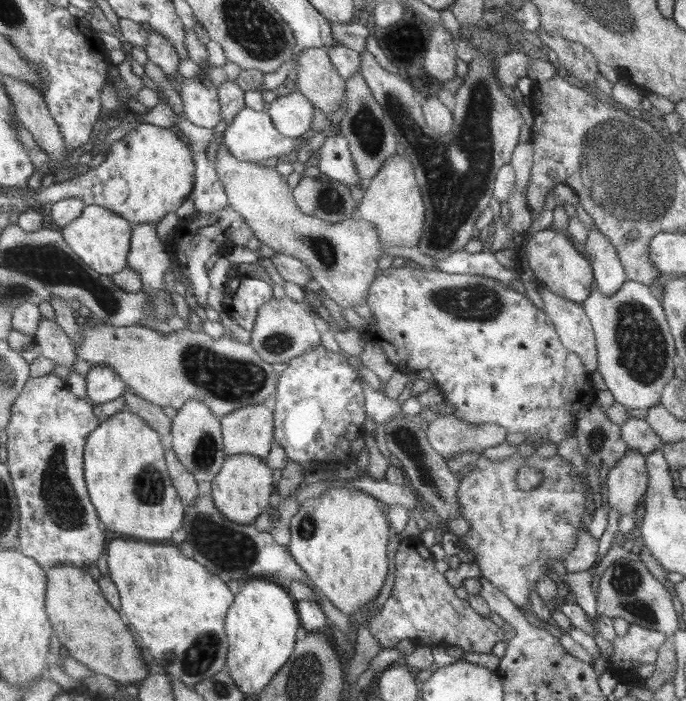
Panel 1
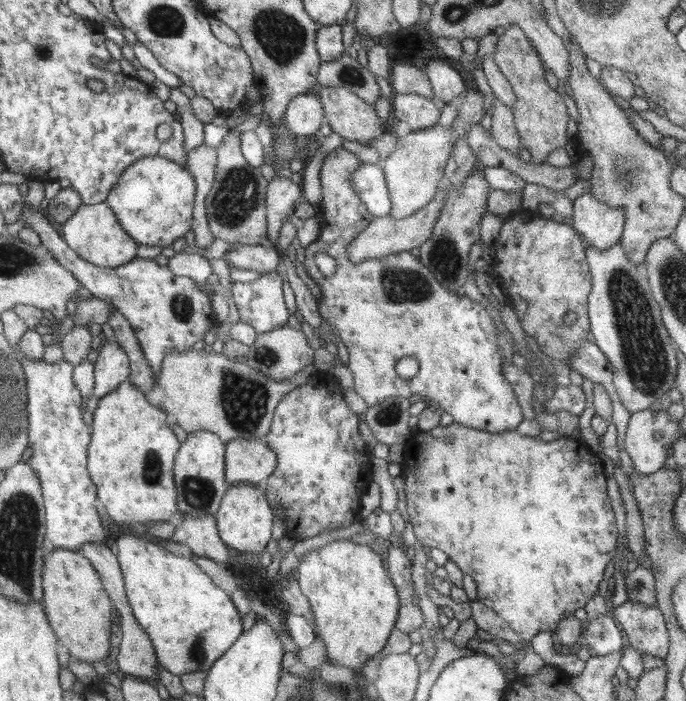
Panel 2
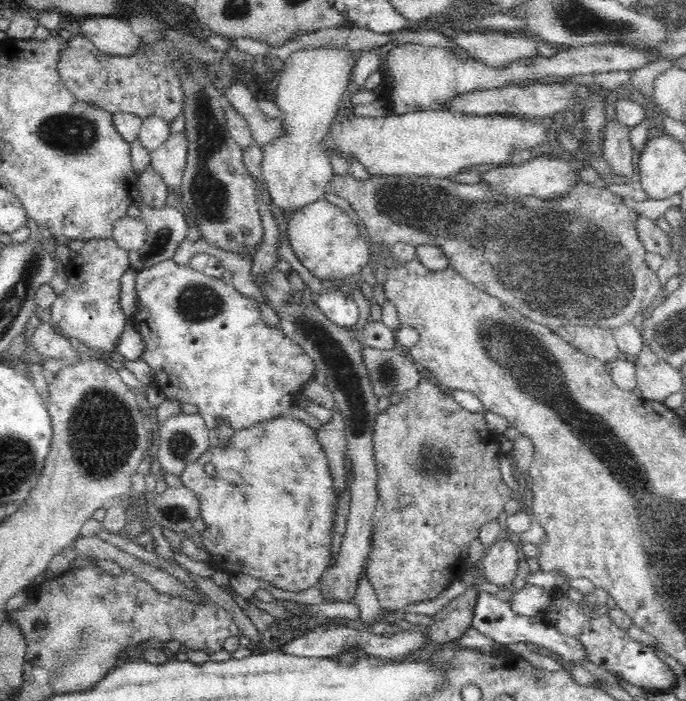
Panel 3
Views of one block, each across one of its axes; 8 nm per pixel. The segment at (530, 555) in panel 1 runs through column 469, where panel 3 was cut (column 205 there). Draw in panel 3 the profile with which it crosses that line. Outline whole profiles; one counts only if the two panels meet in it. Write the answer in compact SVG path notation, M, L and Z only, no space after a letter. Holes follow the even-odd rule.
M283 414L278 418L273 418L269 421L262 421L255 425L250 425L250 428L236 431L230 438L227 447L218 447L213 443L201 458L190 464L184 472L182 472L181 480L184 486L195 493L195 496L200 501L201 518L208 526L208 529L202 533L201 541L204 544L205 550L210 555L211 571L224 572L232 575L249 574L254 578L266 580L271 586L278 589L292 592L302 592L316 586L319 578L330 568L330 545L333 533L333 525L335 523L332 518L336 517L334 508L336 508L336 492L334 492L334 478L330 472L330 463L328 457L323 452L321 444L317 441L317 436L314 434L314 429L302 423L298 419ZM206 464L213 464L216 467L216 474L208 476L206 474Z

